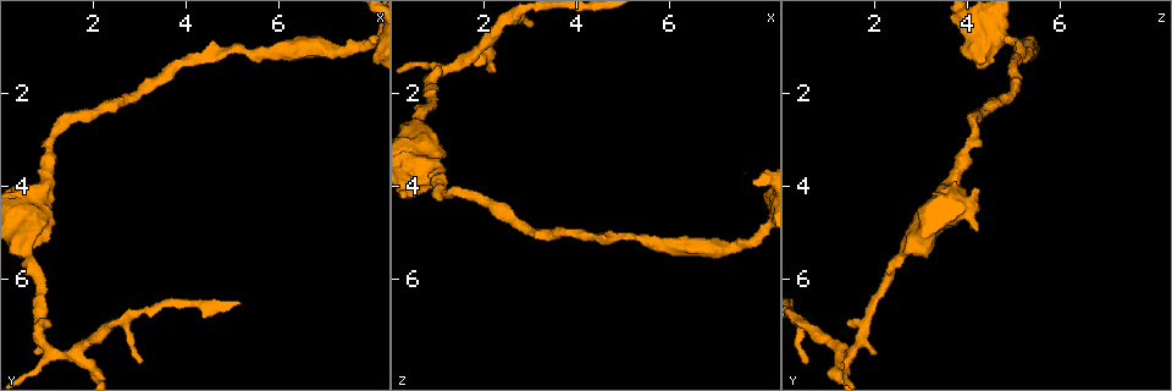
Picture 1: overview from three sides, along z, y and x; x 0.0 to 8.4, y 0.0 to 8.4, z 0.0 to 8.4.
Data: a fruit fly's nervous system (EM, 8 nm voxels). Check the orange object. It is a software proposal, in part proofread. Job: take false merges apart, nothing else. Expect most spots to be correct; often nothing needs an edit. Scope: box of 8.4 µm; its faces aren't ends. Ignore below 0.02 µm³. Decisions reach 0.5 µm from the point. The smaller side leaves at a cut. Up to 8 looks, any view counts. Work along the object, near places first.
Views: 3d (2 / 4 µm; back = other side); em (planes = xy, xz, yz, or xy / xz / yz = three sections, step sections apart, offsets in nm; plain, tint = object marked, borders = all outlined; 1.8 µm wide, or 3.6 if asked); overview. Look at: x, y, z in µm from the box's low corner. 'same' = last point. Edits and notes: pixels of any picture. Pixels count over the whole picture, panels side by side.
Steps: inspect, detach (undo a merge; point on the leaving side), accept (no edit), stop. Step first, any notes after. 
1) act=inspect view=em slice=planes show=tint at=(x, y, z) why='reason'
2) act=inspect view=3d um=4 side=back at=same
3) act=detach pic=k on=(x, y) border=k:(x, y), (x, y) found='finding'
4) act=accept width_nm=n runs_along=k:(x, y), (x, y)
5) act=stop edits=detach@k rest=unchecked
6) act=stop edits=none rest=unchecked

act=inspect view=em slice=planes show=tint at=(0.60, 5.70, 2.40) why='thick turns thin'

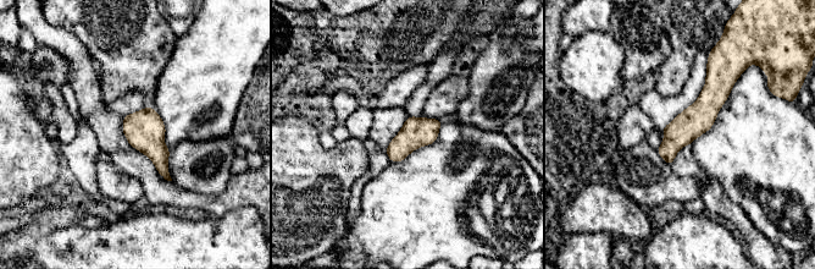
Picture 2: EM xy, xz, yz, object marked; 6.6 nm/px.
act=accept runs_along=2:(719, 71), (669, 160) found='all the same neuron'

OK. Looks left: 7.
act=inspect view=3d um=4 at=(0.70, 4.25, 3.65) why='abrupt turn'

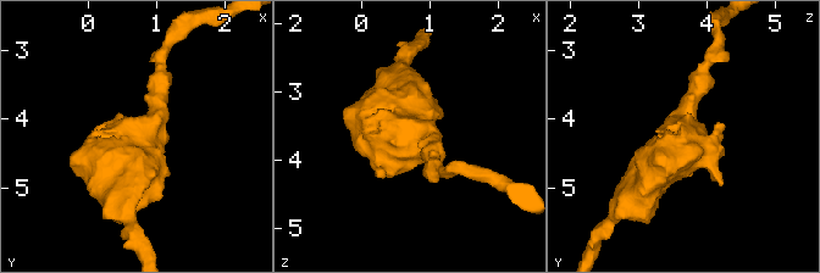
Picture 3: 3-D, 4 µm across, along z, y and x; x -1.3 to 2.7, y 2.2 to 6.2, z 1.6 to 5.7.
act=inspect view=em um=3.6 slice=planes show=tint at=(0.75, 4.30, 3.70) why='now the EM'

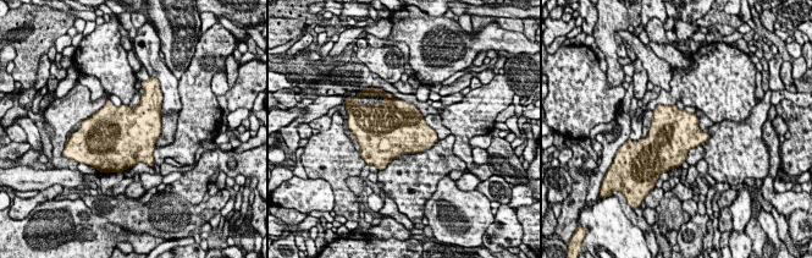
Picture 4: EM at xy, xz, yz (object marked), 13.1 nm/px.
act=accept found='one neuron here'

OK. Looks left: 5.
act=inspect view=3d um=2 at=(7.45, 1.15, 5.30) why='thick turns thin'

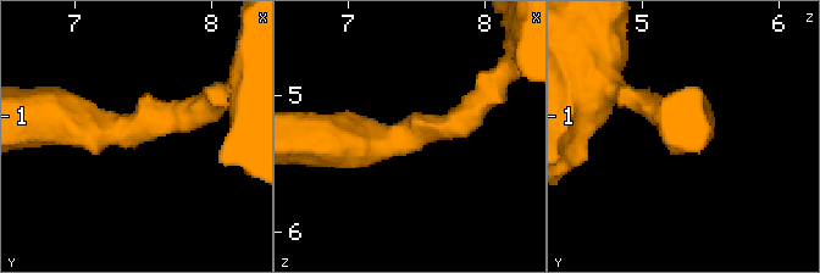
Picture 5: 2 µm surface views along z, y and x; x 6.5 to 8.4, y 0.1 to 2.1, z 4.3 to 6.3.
act=inspect view=em um=3.6 slice=planes show=tint at=(7.44, 1.08, 5.32) why='need the tissue'

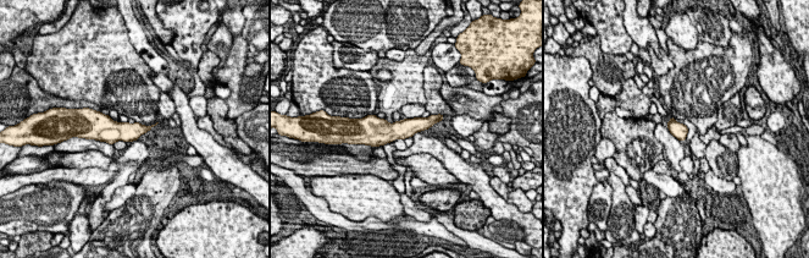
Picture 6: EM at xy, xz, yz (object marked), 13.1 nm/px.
act=accept runs_along=6:(438, 117), (405, 128), (371, 128) found='one neuron here'

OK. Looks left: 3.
act=stop edits=none rest=unchecked

